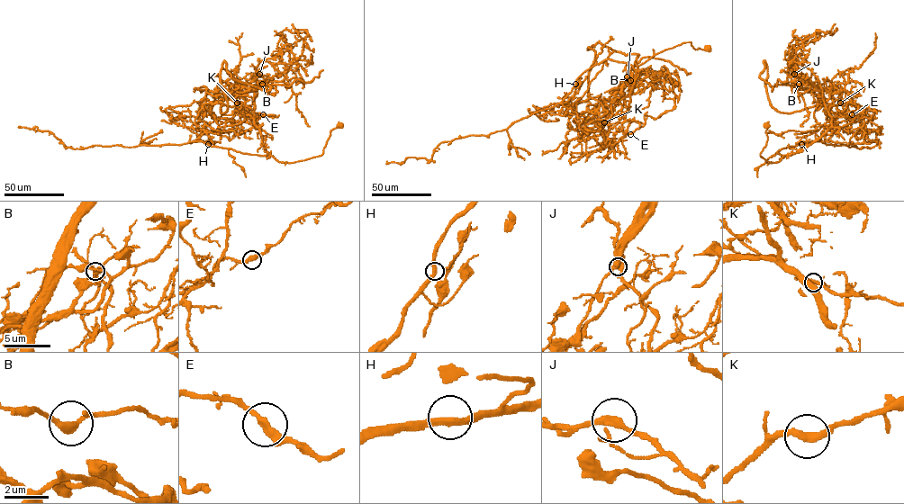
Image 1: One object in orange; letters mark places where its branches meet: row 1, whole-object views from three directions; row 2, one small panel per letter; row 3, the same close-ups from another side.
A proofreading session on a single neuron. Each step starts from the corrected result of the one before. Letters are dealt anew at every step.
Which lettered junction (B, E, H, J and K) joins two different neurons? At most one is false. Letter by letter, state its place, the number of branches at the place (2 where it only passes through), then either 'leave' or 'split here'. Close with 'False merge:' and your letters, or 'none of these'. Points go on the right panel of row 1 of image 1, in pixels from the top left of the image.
B: (799, 84) | 2 | leave
E: (852, 114) | 2 | leave
H: (801, 144) | 2 | leave
J: (794, 74) | 2 | leave
K: (840, 103) | 2 | split here
False merge: K

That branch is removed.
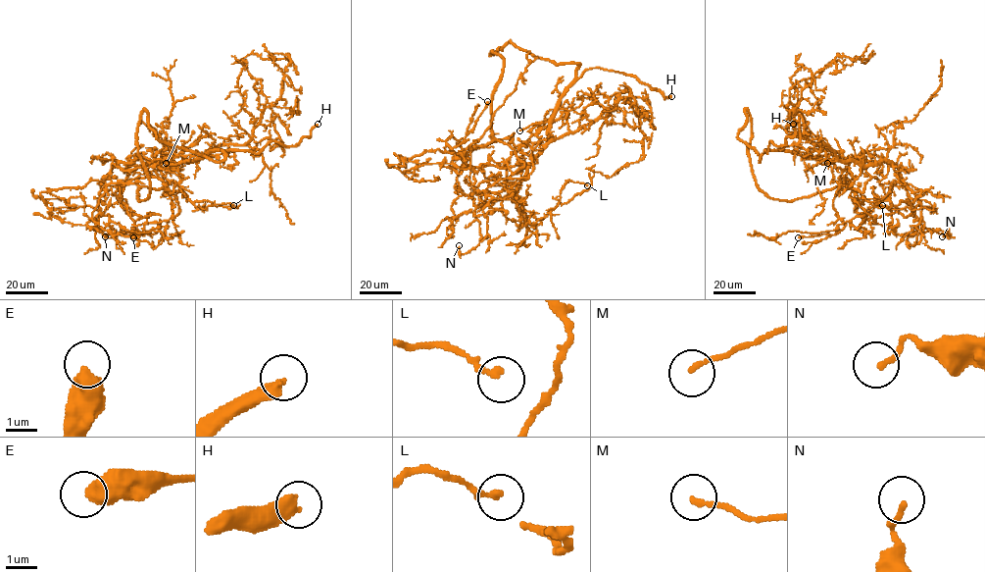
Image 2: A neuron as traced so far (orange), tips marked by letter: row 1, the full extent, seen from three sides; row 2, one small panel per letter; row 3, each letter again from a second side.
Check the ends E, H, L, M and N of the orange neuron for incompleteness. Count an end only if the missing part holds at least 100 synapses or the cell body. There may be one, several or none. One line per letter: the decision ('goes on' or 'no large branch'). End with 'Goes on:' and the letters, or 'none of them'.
E: no large branch
H: goes on
L: no large branch
M: no large branch
N: no large branch
Goes on: H

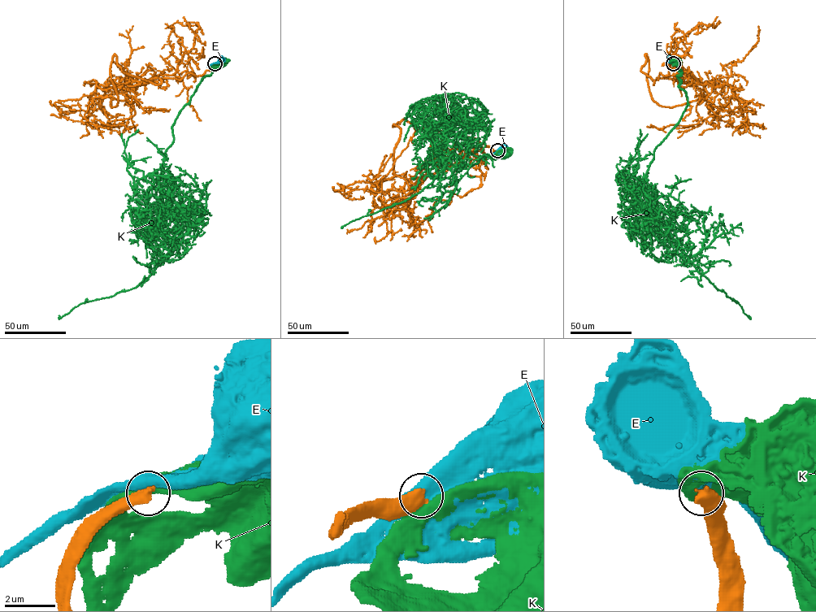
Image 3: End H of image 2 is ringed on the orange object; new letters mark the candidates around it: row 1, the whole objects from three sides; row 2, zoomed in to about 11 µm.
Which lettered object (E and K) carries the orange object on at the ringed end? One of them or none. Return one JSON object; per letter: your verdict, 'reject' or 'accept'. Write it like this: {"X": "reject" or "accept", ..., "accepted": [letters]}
{"E": "reject", "K": "reject", "accepted": []}

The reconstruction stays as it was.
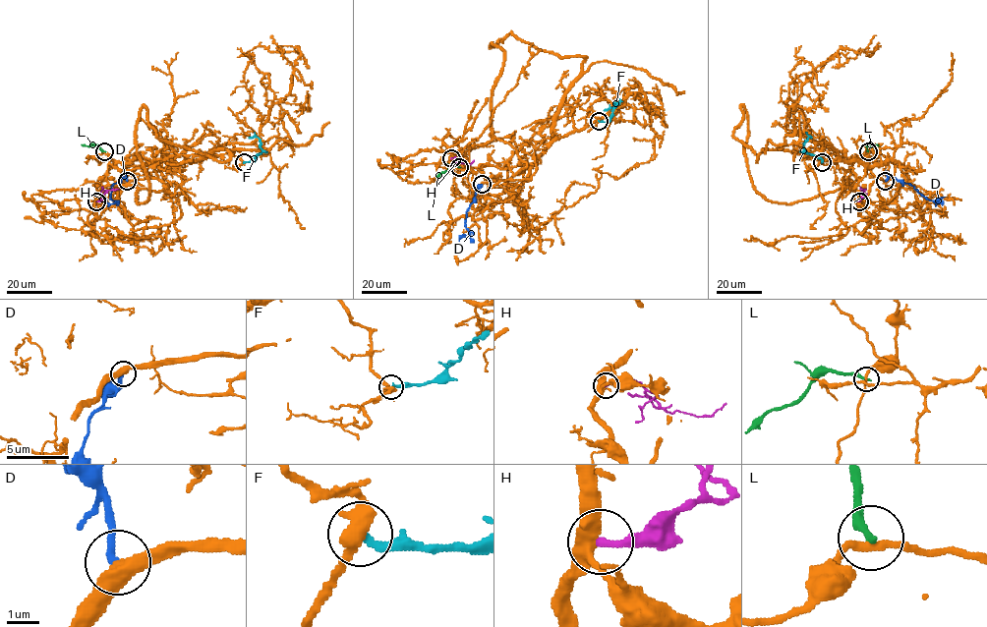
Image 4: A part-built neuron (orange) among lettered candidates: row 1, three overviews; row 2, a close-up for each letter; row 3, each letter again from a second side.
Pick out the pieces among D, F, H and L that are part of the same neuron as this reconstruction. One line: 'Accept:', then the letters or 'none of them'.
Accept: D

